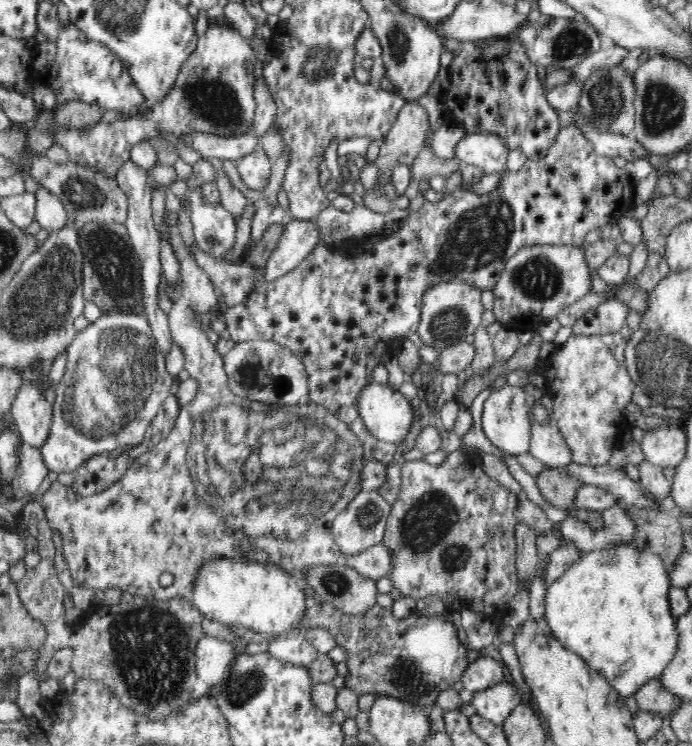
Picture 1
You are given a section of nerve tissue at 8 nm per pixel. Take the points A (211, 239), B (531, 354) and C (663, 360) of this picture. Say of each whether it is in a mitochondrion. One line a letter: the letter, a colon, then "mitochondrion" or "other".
A: mitochondrion
B: other
C: mitochondrion

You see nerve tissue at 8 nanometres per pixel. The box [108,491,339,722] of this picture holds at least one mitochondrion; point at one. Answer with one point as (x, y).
(241, 690)

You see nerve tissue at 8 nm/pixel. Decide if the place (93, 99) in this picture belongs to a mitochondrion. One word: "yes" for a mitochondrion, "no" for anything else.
no

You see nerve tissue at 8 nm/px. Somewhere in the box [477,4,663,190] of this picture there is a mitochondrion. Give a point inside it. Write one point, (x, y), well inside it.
(607, 96)

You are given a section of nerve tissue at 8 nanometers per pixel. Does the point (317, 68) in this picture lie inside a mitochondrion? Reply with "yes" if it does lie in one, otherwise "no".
yes

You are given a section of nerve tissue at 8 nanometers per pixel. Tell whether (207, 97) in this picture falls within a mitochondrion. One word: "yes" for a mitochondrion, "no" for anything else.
yes

